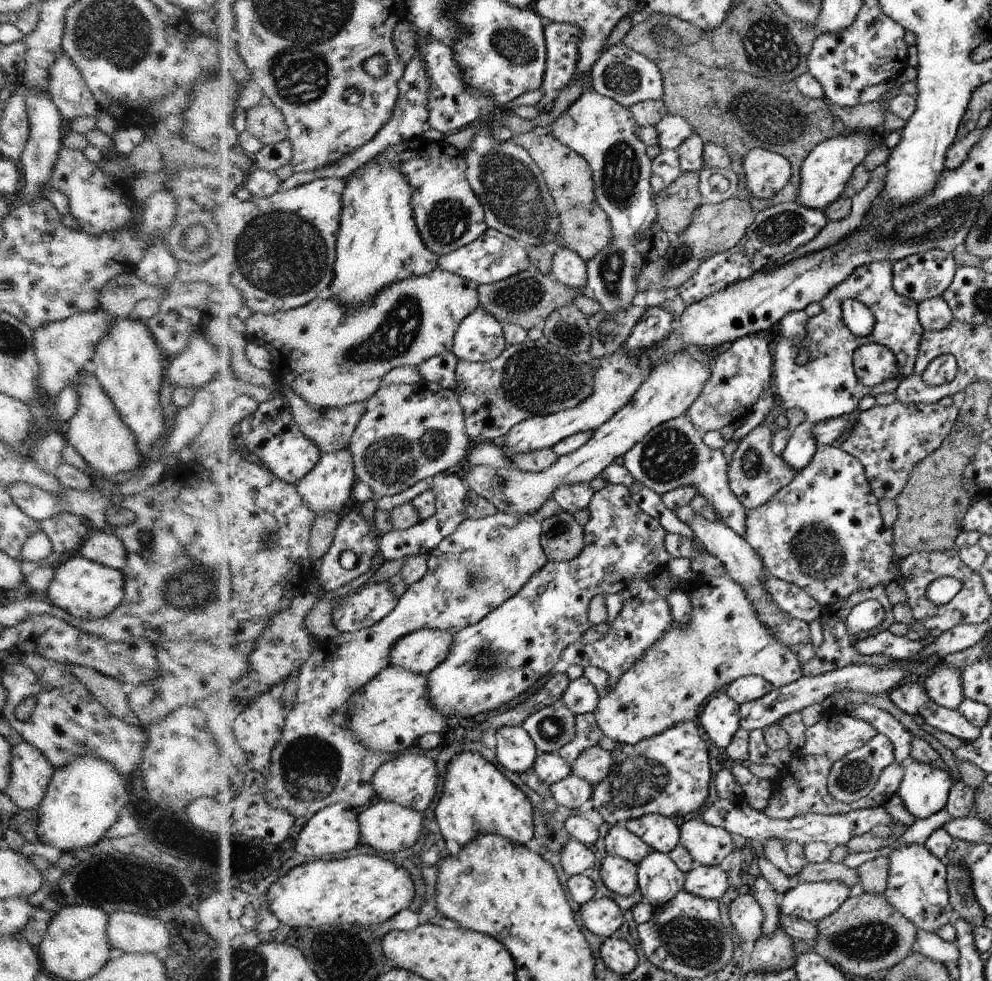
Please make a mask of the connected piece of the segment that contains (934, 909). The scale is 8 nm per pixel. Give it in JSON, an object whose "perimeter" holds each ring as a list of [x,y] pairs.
{"perimeter":[[[926,844],[900,845],[886,856],[889,860],[887,887],[883,892],[887,901],[917,928],[936,932],[938,928],[958,917],[951,907],[947,885],[947,864],[932,853]]]}

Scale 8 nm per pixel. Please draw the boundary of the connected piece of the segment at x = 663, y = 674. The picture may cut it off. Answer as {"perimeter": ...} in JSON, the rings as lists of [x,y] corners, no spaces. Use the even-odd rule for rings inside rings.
{"perimeter":[[[727,577],[699,579],[698,582],[700,588],[688,592],[691,602],[688,622],[682,626],[673,620],[671,627],[617,680],[612,681],[608,672],[597,666],[587,666],[583,670],[583,676],[598,689],[599,703],[592,714],[604,736],[622,745],[633,745],[680,723],[694,721],[698,716],[698,708],[708,696],[740,677],[758,675],[780,688],[795,683],[804,675],[797,650],[784,646],[767,630],[741,585]]]}

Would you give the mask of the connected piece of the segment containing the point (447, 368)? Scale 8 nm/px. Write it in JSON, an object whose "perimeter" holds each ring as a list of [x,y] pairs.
{"perimeter":[[[452,351],[423,362],[419,369],[425,380],[440,383],[448,389],[456,390],[459,387],[457,370],[460,361],[461,358]]]}

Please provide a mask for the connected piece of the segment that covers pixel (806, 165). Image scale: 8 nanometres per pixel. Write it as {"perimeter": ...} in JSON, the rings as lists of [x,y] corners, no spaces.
{"perimeter":[[[854,131],[849,132],[844,136],[832,137],[832,140],[825,140],[822,144],[819,144],[819,146],[808,155],[808,158],[803,160],[798,202],[806,208],[823,211],[826,207],[834,203],[835,200],[838,200],[846,190],[847,184],[850,182],[855,168],[861,164],[864,158],[866,158],[866,155],[869,154],[870,150],[876,146],[880,137],[879,134],[873,132],[860,133]]]}

